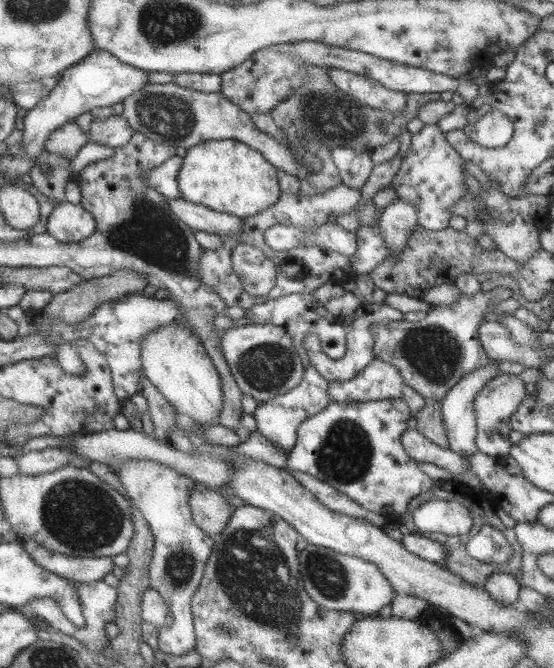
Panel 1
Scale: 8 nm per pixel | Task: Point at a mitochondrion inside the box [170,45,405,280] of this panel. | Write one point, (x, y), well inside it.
(334, 118)

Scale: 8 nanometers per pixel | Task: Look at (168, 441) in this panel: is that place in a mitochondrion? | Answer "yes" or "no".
no

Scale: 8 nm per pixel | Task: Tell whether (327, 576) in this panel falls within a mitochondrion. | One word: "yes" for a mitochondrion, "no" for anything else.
yes

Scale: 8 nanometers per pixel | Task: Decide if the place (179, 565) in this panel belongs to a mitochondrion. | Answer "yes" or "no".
yes

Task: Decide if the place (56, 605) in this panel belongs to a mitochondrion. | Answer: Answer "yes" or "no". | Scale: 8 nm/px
no

